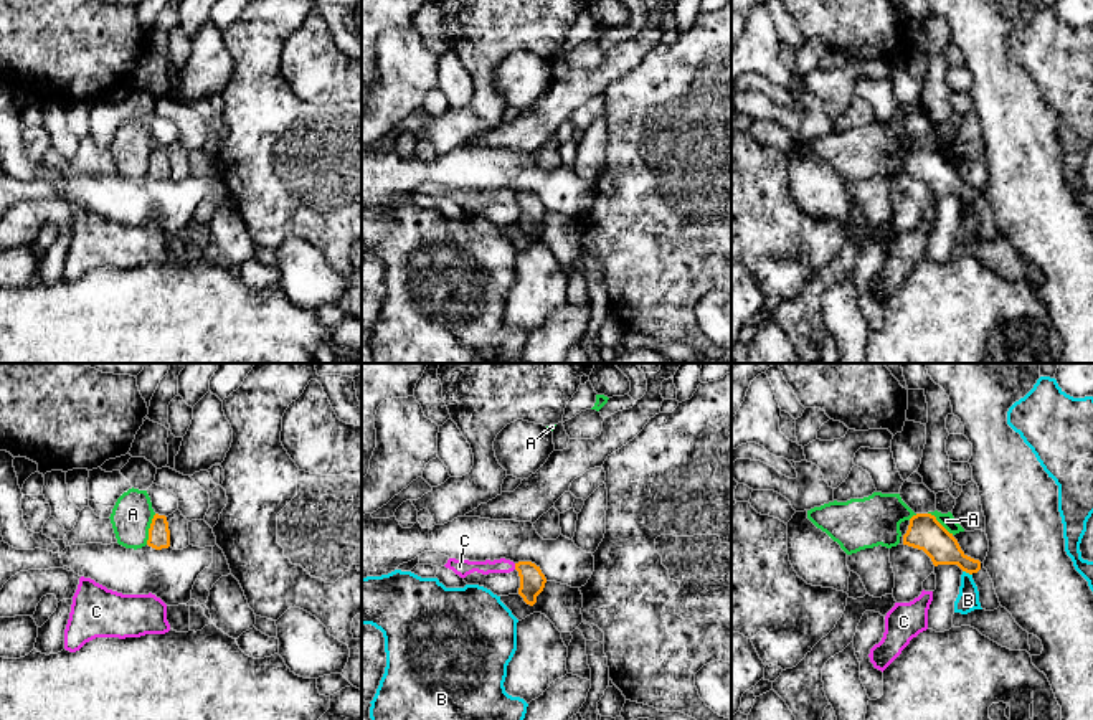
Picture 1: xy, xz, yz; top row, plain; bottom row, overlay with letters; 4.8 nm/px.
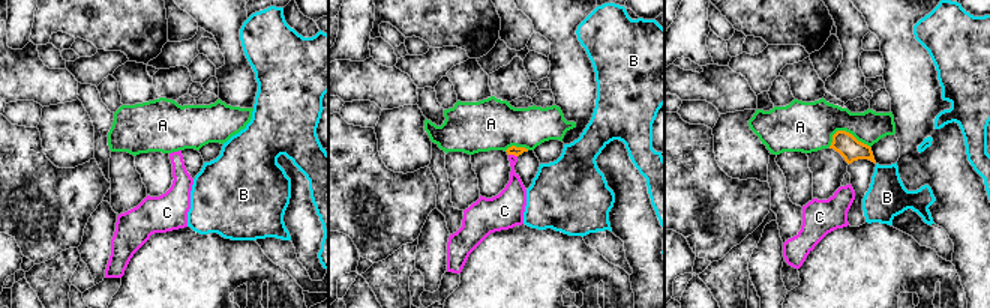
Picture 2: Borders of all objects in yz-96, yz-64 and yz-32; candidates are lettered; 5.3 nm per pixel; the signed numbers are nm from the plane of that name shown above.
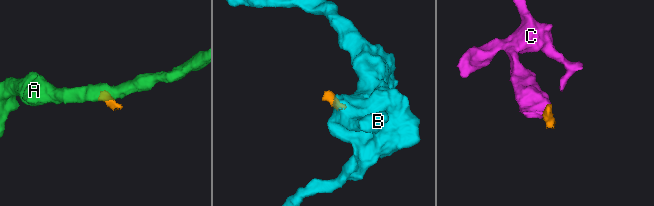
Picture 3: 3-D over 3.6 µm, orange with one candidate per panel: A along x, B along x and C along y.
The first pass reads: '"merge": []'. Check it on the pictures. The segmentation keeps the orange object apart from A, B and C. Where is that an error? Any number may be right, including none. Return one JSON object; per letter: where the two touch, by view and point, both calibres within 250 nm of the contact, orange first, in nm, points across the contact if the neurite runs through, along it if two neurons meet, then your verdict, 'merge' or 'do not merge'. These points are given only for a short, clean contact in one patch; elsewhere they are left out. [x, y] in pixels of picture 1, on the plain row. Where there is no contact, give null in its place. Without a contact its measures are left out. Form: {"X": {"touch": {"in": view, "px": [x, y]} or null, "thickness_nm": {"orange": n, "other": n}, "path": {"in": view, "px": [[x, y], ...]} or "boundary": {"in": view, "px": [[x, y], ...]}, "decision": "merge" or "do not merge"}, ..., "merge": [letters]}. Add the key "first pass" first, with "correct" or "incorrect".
{"first pass": "correct", "A": {"touch": {"in": "xy", "px": [149, 159]}, "thickness_nm": {"orange": 110, "other": 200}, "boundary": {"in": "xy", "px": [[156, 144], [146, 174]]}, "decision": "do not merge"}, "B": {"touch": {"in": "yz", "px": [968, 202]}, "thickness_nm": {"orange": 160, "other": 110}, "boundary": {"in": "yz", "px": [[963, 200], [971, 205]]}, "decision": "do not merge"}, "C": {"touch": {"in": "xz", "px": [515, 197]}, "thickness_nm": {"orange": 130, "other": 80}, "boundary": {"in": "xz", "px": [[514, 194], [515, 198]]}, "decision": "do not merge"}, "merge": []}

